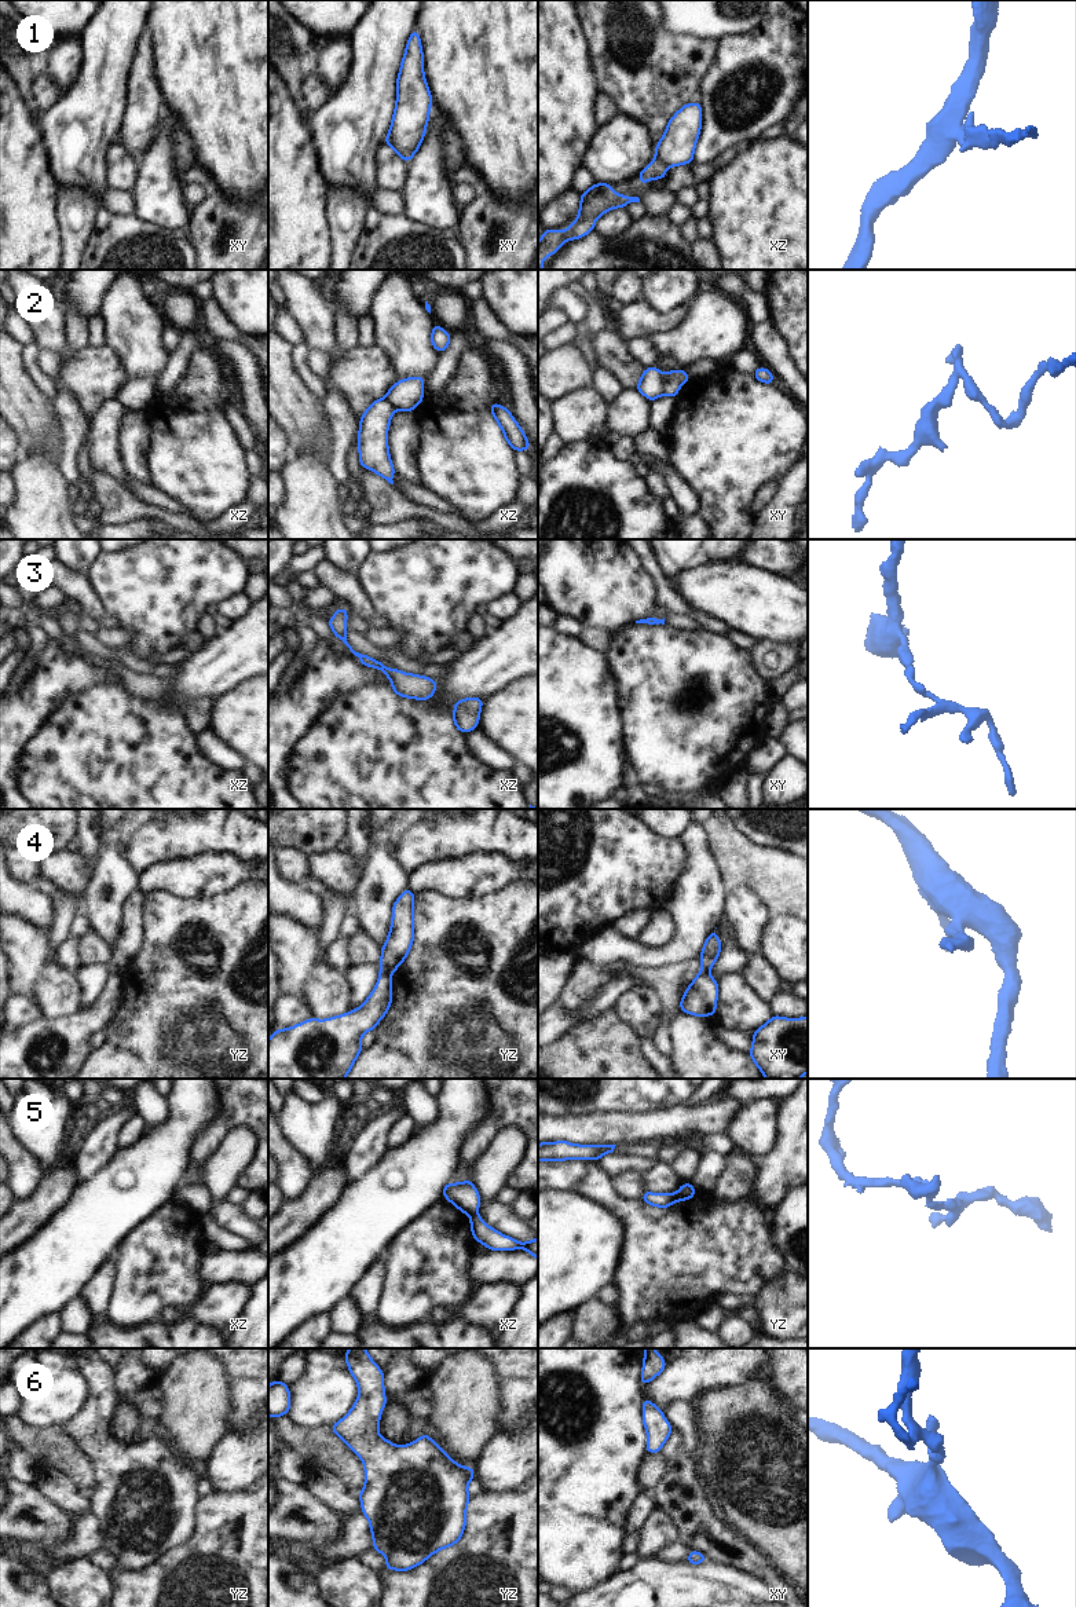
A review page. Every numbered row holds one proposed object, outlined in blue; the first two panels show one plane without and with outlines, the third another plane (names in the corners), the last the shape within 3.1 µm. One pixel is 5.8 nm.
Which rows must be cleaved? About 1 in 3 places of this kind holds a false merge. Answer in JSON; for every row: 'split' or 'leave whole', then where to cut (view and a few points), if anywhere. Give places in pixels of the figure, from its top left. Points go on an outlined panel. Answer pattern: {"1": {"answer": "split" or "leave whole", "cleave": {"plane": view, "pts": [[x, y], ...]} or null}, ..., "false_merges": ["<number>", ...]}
{"1": {"answer": "split", "cleave": {"plane": "xz", "pts": [[655, 158], [666, 167]]}}, "2": {"answer": "split", "cleave": {"plane": "xy", "pts": [[662, 373], [661, 394]]}}, "3": {"answer": "leave whole", "cleave": null}, "4": {"answer": "split", "cleave": {"plane": "yz", "pts": [[381, 969], [390, 976]]}}, "5": {"answer": "split", "cleave": {"plane": "xz", "pts": [[476, 1212], [471, 1216]]}}, "6": {"answer": "leave whole", "cleave": null}, "false_merges": ["1", "2", "4", "5"]}

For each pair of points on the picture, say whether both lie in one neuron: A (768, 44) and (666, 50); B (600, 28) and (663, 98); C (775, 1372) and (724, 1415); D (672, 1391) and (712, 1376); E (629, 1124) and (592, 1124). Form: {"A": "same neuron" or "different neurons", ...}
{"A": "different neurons", "B": "same neuron", "C": "different neurons", "D": "same neuron", "E": "same neuron"}

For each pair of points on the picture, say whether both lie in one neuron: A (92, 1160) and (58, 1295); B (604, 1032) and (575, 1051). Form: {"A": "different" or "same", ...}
{"A": "different", "B": "same"}

